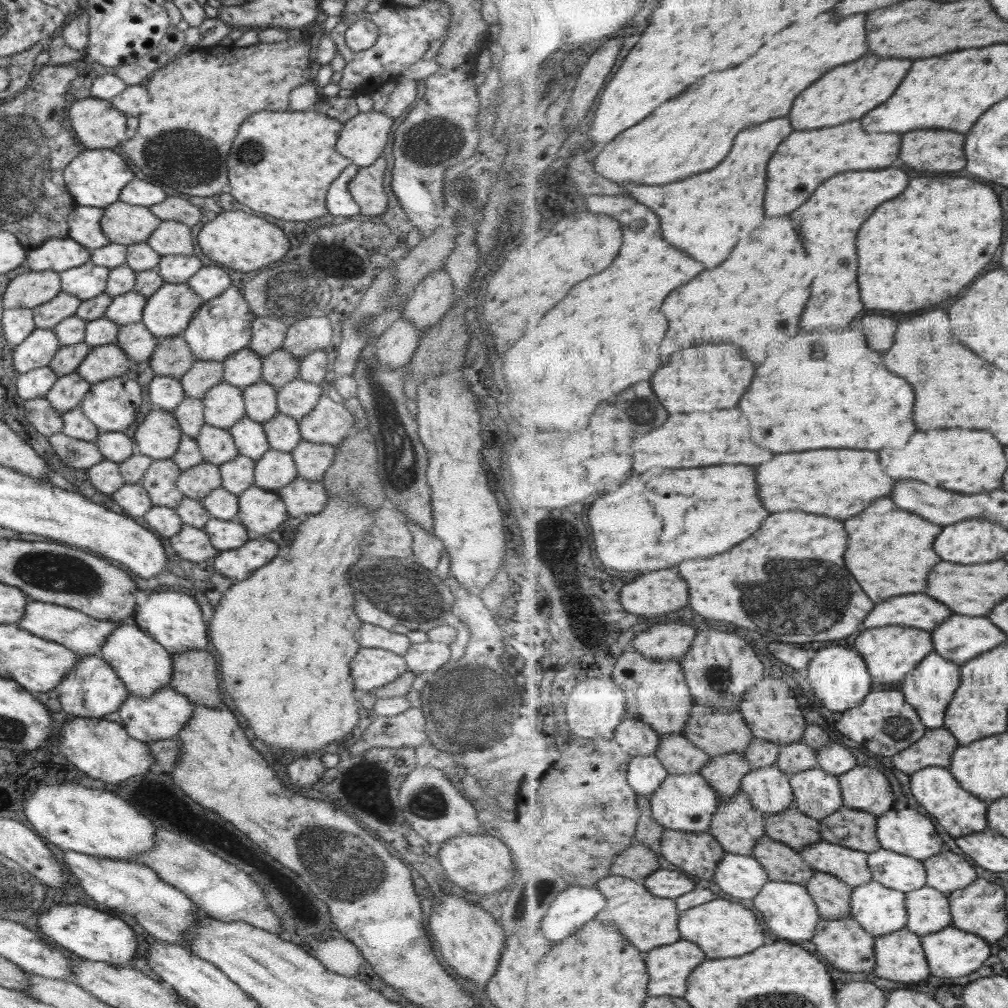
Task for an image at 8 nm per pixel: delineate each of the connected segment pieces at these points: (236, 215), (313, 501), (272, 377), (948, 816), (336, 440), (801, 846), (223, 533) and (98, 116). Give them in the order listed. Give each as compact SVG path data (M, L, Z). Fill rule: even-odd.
M240 210L218 214L212 222L204 224L197 238L198 246L202 248L204 256L240 272L252 272L262 266L268 266L270 262L280 260L290 250L290 242L284 236L282 228L266 222L264 218L250 216Z
M299 477L282 488L274 489L273 492L281 498L292 517L303 518L305 515L321 513L329 499L321 481Z
M286 350L272 351L263 358L261 380L279 389L299 377L300 361Z
M930 766L912 775L912 792L928 813L956 840L963 836L982 833L989 827L990 802L964 787L949 767Z
M322 395L312 412L297 421L304 440L337 447L348 436L356 420L342 403Z
M796 806L786 812L767 816L767 830L773 839L787 843L800 853L824 842L821 821L800 812Z
M214 517L208 519L204 532L218 551L240 548L249 539L244 525L233 520L223 521Z
M96 97L71 100L68 116L86 148L114 148L126 140L126 118L111 101Z

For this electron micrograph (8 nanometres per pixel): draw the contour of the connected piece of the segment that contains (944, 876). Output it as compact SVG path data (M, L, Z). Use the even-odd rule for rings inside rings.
M948 851L946 854L936 854L925 861L928 871L928 886L936 888L948 895L966 890L975 884L978 870L968 862L964 854Z

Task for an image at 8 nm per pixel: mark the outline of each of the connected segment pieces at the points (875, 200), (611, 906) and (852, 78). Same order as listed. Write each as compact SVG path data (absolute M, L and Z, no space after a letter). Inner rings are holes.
M900 168L886 170L864 170L864 172L848 172L840 174L840 178L832 178L826 182L808 204L804 204L792 220L806 222L800 228L800 240L804 242L810 266L820 274L816 278L816 290L812 294L812 302L808 304L808 314L804 314L804 330L816 330L822 326L834 326L840 330L850 328L856 316L864 310L864 302L860 296L858 282L858 236L864 222L888 200L894 200L910 186L908 172Z
M610 875L596 886L608 897L608 910L600 914L602 922L614 922L632 944L640 950L650 952L659 946L676 944L683 939L680 930L678 904L672 898L658 898L648 889L644 880L637 881L626 876Z
M868 54L868 58L861 58L860 62L855 62L852 66L832 70L832 74L826 74L820 82L816 82L816 86L810 87L798 98L792 112L796 130L838 126L864 118L868 112L872 112L896 94L898 86L904 82L912 66L914 62L906 58L882 58L876 54Z

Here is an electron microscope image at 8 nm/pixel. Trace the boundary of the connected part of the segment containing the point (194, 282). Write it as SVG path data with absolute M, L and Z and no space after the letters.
M203 266L188 279L187 285L204 301L220 296L230 285L228 274L222 268Z

